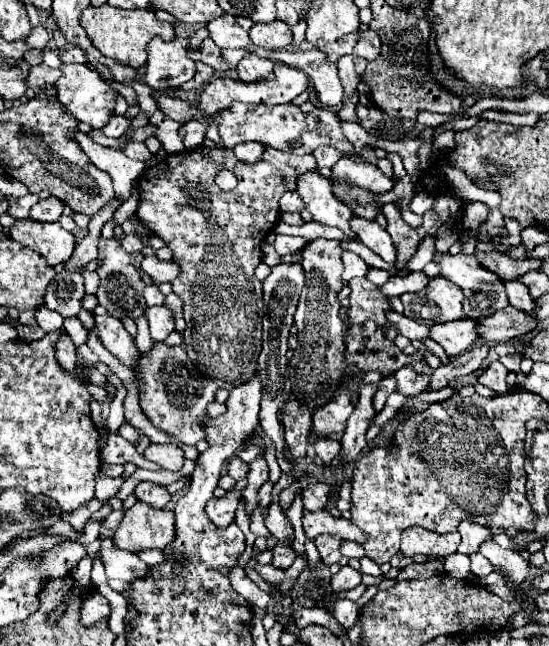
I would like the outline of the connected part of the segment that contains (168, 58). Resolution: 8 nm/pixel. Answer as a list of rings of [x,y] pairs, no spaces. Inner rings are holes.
[[[154,37],[146,51],[146,79],[154,89],[176,89],[194,77],[194,63],[186,57],[188,39],[164,43]]]

